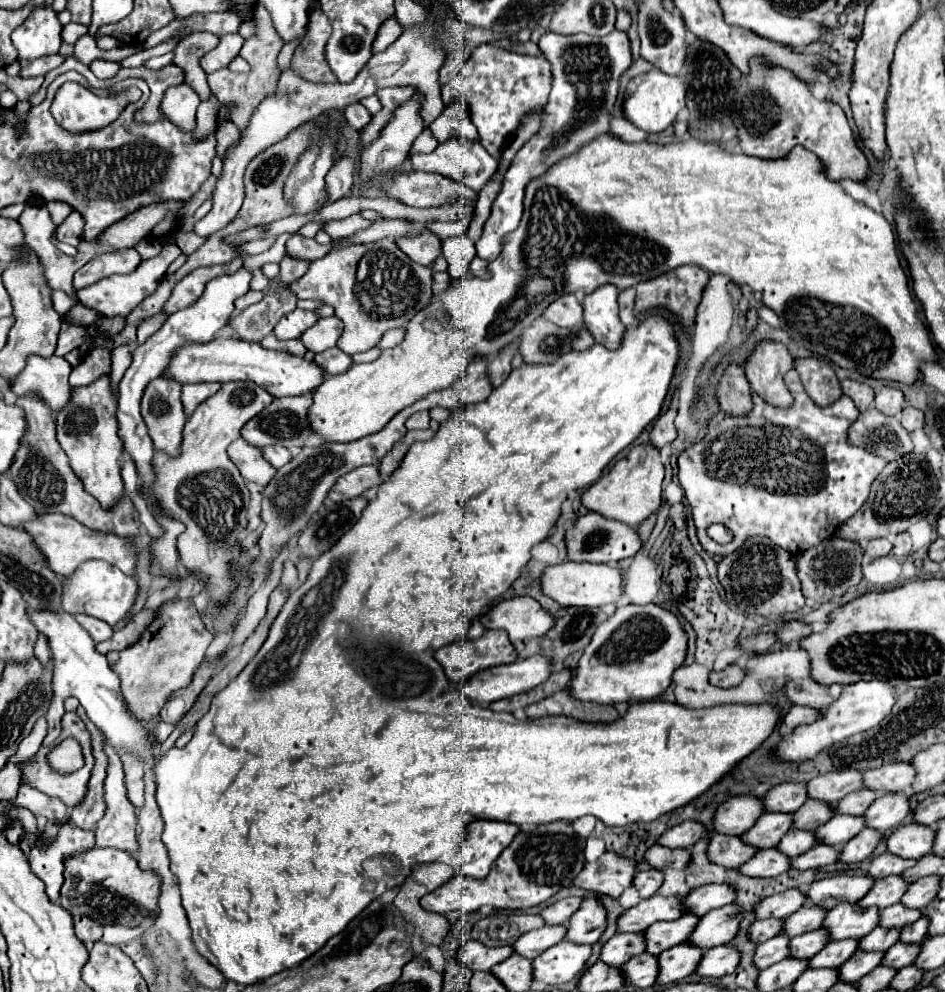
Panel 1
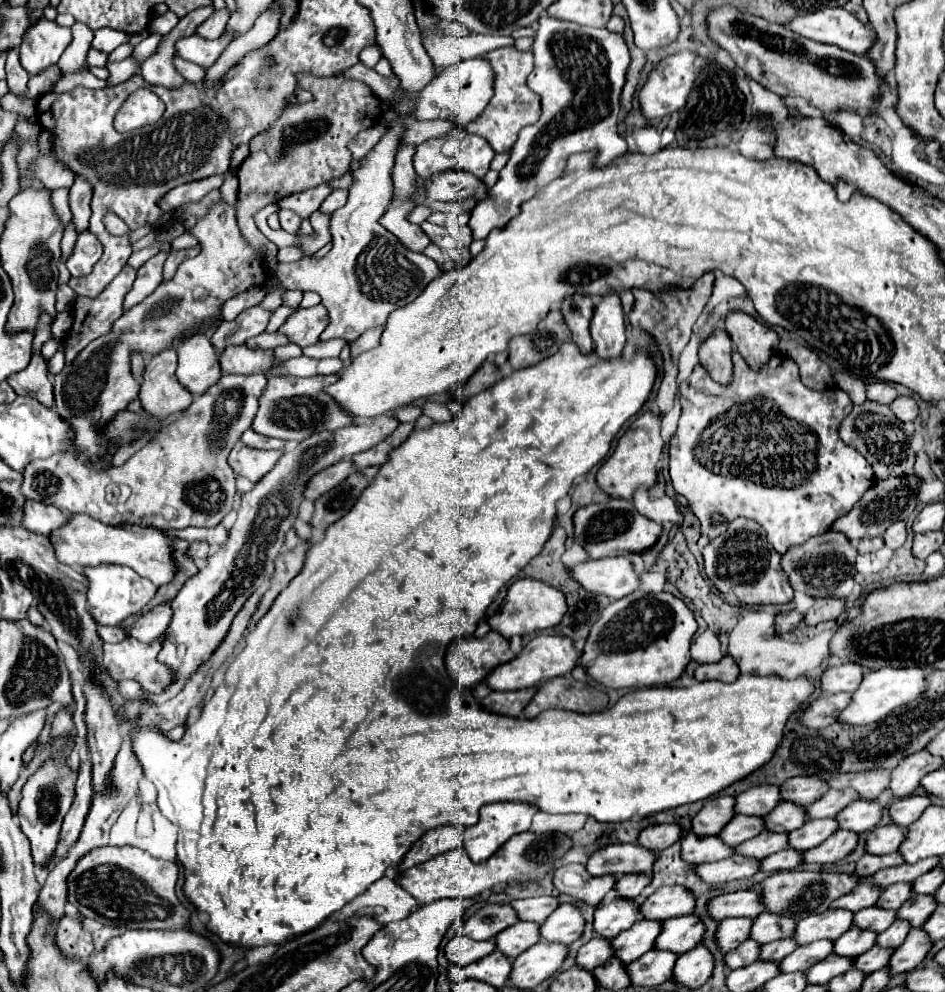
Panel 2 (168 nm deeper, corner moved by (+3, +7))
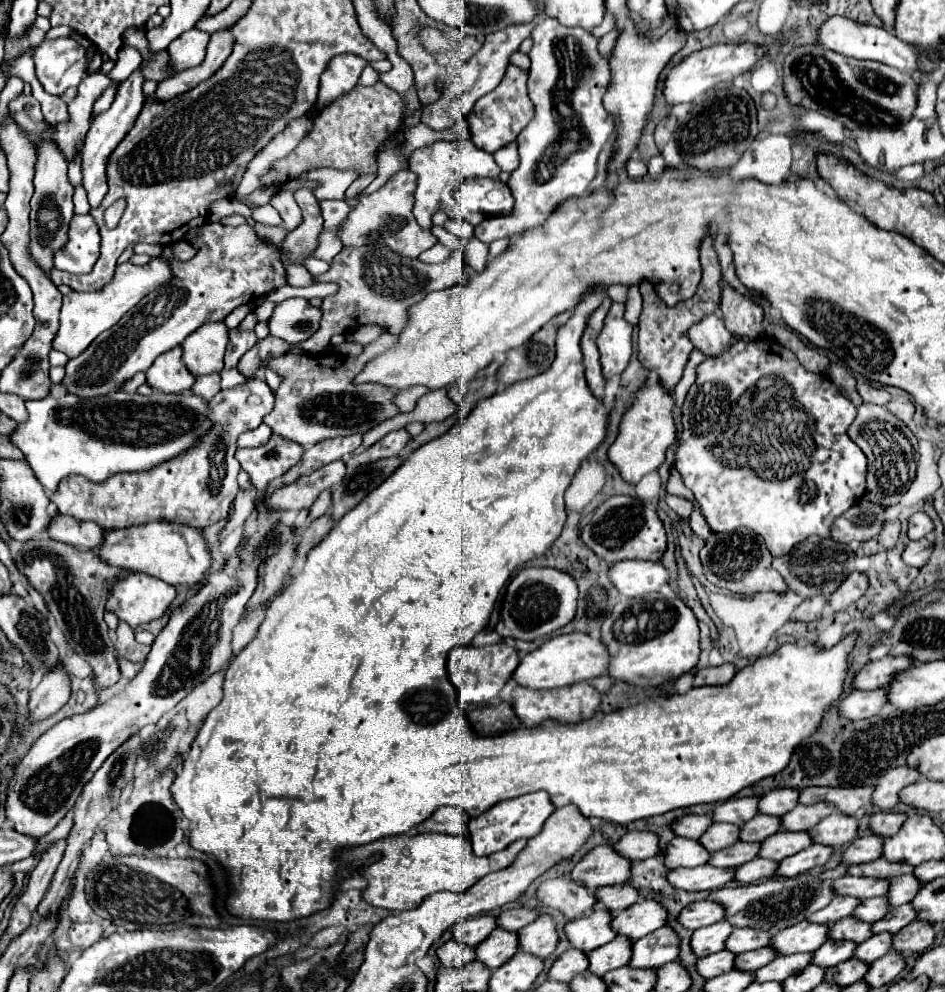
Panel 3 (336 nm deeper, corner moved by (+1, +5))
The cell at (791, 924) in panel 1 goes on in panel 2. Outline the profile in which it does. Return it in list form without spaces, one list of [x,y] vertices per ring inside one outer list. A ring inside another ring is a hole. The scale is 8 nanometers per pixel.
[[[766,911],[754,921],[750,937],[758,939],[758,943],[764,945],[764,943],[782,939],[782,937],[792,937],[794,931],[796,931],[794,919],[790,919],[786,915],[780,915],[780,913],[768,913]]]

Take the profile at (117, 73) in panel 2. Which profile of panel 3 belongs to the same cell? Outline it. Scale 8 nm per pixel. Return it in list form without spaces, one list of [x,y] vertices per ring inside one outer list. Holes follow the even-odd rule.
[[[106,89],[106,91],[96,99],[96,103],[94,103],[94,107],[92,107],[92,117],[96,117],[96,115],[100,115],[102,111],[110,109],[110,105],[112,105],[112,101],[114,101],[114,95],[116,95],[116,89]]]

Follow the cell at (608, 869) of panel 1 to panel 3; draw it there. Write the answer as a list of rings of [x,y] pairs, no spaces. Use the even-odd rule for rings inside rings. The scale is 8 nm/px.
[[[570,877],[546,879],[536,891],[538,907],[550,907],[564,913],[566,919],[576,919],[592,909],[596,899],[584,885],[572,883]]]

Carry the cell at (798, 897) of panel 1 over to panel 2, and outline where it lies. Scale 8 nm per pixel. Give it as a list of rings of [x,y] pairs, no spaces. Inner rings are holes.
[[[748,889],[748,891],[734,891],[734,893],[722,893],[708,905],[714,919],[728,919],[728,917],[750,917],[756,919],[760,913],[766,911],[760,891]]]

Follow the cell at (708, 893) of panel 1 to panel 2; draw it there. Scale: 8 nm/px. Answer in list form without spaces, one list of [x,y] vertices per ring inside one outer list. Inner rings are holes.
[[[662,887],[640,905],[640,913],[646,919],[670,919],[692,913],[696,907],[696,895],[686,887]]]

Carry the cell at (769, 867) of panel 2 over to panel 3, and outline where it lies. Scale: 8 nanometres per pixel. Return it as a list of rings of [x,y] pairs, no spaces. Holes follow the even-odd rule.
[[[752,859],[734,869],[734,881],[744,885],[756,883],[774,875],[776,875],[776,861],[764,861],[764,859]]]

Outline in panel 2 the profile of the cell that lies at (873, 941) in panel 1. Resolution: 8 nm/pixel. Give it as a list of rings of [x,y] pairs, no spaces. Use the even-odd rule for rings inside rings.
[[[852,927],[840,939],[834,941],[834,953],[844,955],[844,957],[862,955],[864,951],[868,951],[870,947],[876,945],[876,937],[878,937],[878,933],[874,933],[874,931],[862,931],[858,927]]]

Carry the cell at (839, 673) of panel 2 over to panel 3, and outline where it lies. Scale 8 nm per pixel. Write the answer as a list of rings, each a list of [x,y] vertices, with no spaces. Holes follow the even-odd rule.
[[[900,655],[900,657],[884,657],[878,661],[870,661],[856,677],[854,677],[854,689],[878,689],[878,687],[886,687],[898,673],[906,671],[910,665],[914,663],[912,657]]]

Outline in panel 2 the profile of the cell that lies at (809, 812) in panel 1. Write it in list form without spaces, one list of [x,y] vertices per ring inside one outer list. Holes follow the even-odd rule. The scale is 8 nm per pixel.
[[[782,801],[764,819],[766,819],[766,829],[768,831],[790,833],[790,831],[802,827],[806,823],[808,815],[806,815],[806,809],[802,809],[802,805],[796,805],[796,803],[790,803],[790,801]]]

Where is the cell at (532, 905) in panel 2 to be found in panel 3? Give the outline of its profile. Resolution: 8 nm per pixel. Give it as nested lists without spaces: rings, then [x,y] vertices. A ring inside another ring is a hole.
[[[508,909],[508,911],[502,911],[498,917],[496,917],[496,925],[506,929],[506,931],[512,931],[516,933],[520,927],[532,923],[534,919],[538,917],[538,913],[534,909]]]

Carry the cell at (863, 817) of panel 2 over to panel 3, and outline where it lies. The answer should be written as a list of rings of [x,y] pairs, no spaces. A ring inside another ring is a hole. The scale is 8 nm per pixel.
[[[834,811],[806,833],[812,837],[812,843],[826,847],[842,847],[856,839],[856,831],[858,831],[856,817],[844,817],[844,813]]]

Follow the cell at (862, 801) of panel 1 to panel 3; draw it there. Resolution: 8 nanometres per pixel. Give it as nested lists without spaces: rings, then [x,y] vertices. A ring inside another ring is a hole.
[[[816,803],[816,805],[796,805],[792,811],[780,817],[782,831],[806,831],[816,825],[820,819],[828,817],[834,811],[834,805]]]

